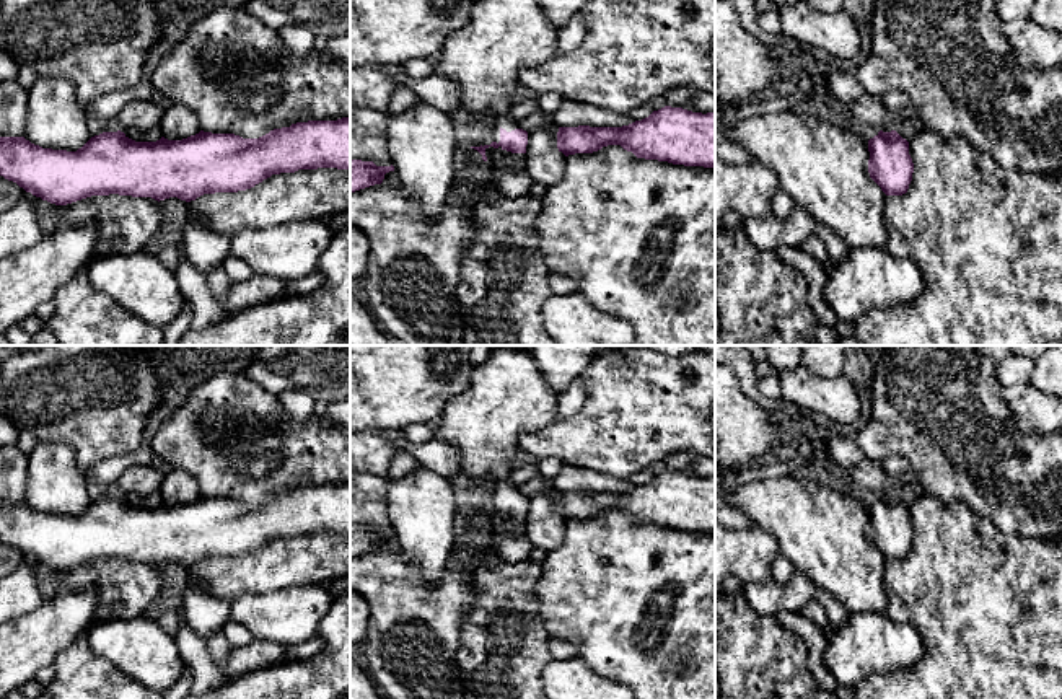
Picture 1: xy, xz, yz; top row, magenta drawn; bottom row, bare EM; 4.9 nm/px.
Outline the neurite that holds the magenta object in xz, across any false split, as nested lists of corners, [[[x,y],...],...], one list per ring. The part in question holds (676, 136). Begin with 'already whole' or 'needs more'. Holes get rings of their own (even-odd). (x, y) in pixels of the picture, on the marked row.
already whole; [[[665,106],[622,127],[559,127],[557,148],[565,156],[621,145],[637,158],[715,168],[715,112]]]

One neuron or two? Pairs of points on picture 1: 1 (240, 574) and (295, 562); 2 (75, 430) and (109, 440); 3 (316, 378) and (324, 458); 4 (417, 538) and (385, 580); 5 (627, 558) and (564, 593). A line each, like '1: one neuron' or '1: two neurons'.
1: one neuron
2: one neuron
3: two neurons
4: two neurons
5: one neuron

